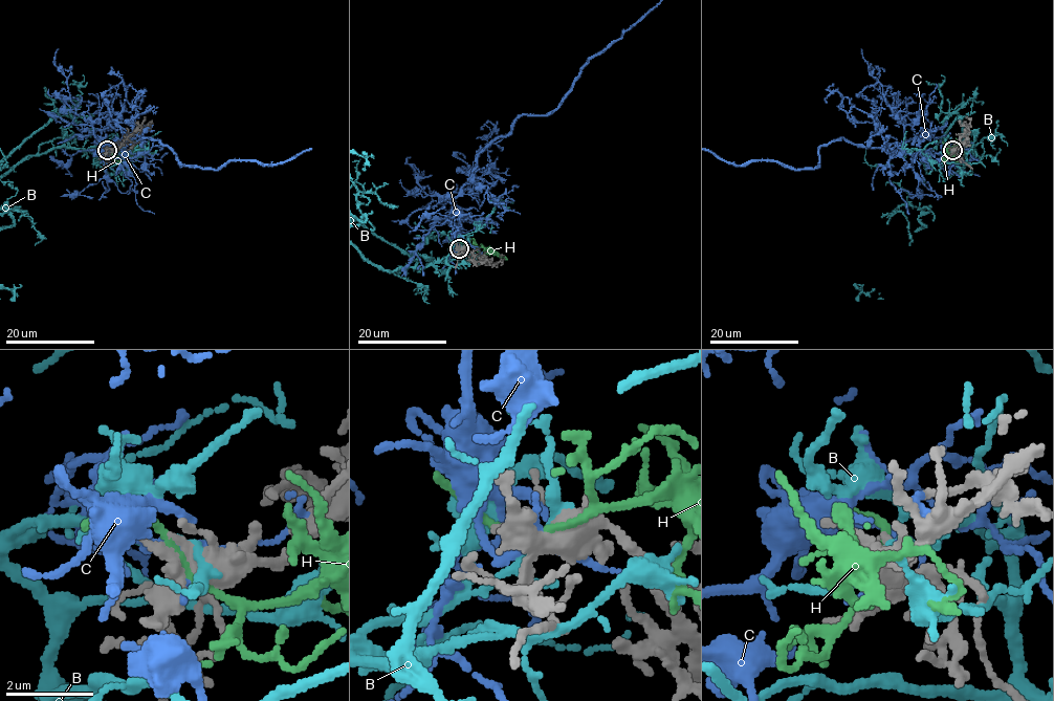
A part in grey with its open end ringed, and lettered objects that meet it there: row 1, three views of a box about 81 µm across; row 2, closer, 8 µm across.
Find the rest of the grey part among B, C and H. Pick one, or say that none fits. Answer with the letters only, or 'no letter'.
H

